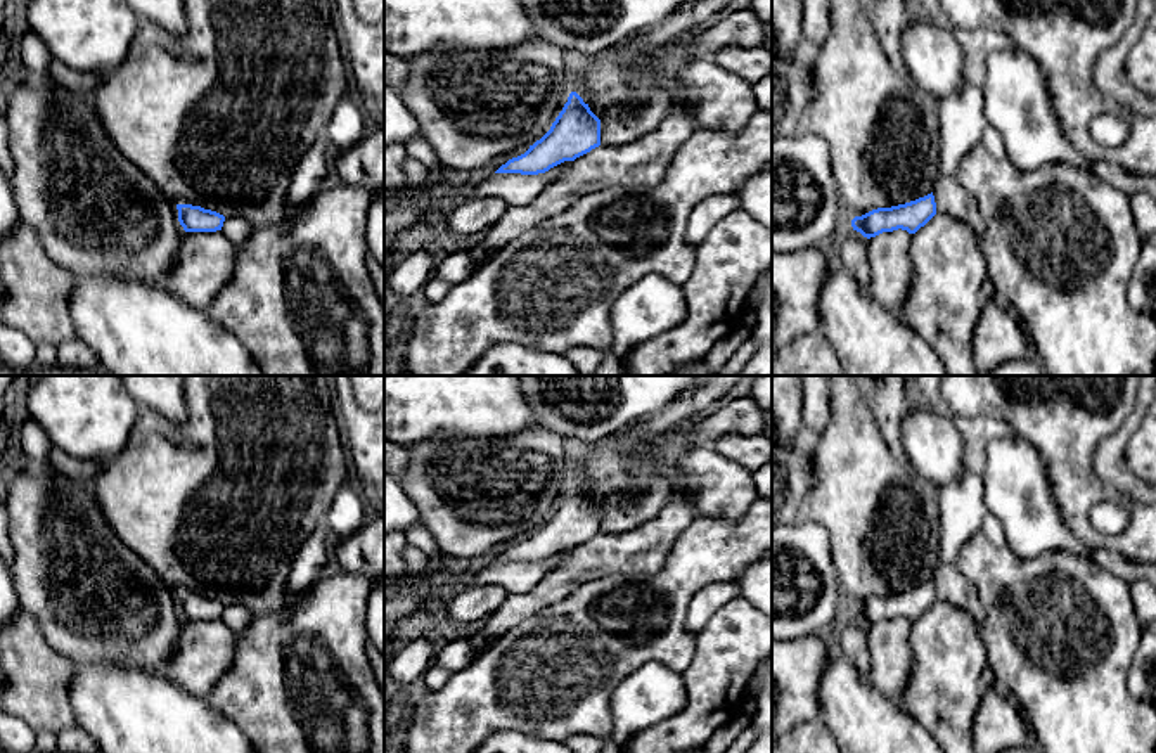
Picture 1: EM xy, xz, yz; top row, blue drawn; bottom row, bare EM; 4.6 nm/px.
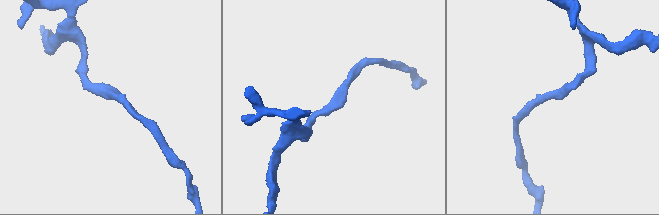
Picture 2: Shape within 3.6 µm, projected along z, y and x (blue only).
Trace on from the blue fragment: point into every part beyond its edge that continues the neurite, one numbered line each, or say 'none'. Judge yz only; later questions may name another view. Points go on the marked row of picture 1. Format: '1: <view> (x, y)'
1: yz (952, 199)

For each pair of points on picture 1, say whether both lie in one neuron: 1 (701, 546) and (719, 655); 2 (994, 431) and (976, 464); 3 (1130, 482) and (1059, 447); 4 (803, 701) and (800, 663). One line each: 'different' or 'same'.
1: different
2: same
3: different
4: same

